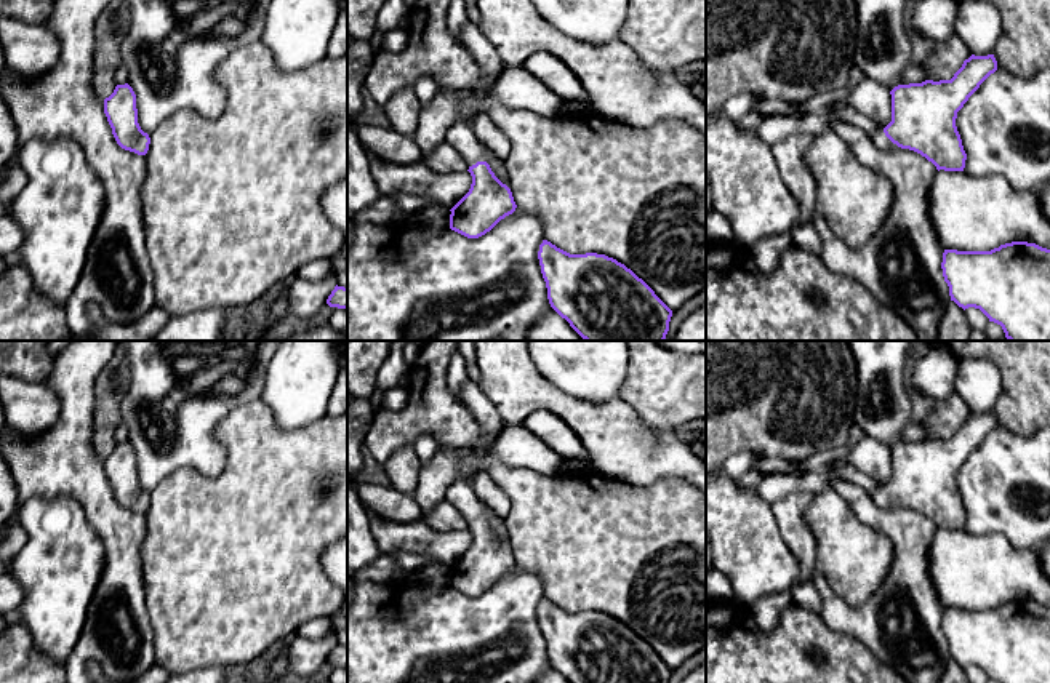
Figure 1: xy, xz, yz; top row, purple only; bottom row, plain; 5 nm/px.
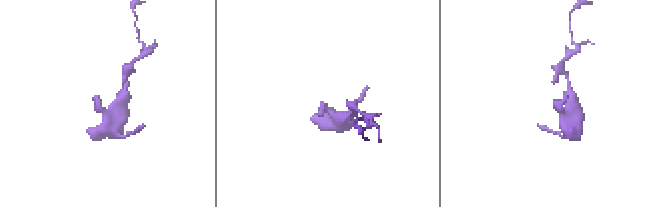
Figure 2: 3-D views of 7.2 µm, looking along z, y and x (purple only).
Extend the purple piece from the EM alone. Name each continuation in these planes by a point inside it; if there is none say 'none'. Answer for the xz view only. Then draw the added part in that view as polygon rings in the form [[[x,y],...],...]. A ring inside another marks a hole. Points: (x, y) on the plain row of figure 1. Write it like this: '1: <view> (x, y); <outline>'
1: xz (461, 495); [[[456,480],[453,485],[450,485],[443,499],[453,504],[469,525],[475,523],[477,520],[487,520],[490,523],[480,497],[472,489],[471,480]]]

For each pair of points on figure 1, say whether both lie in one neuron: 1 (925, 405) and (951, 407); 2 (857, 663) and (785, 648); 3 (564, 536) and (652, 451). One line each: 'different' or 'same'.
1: different
2: same
3: different

